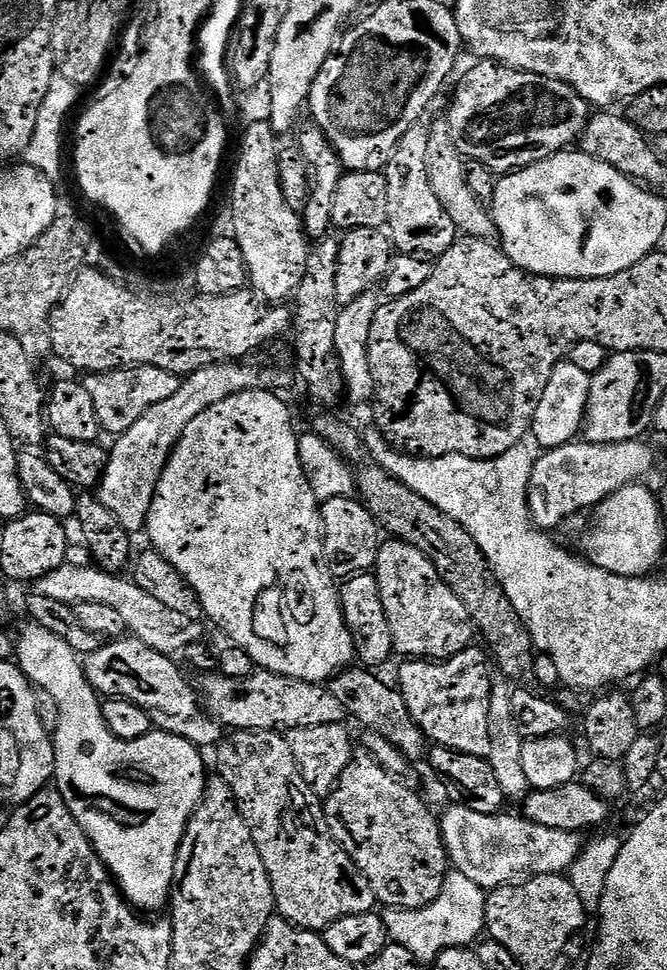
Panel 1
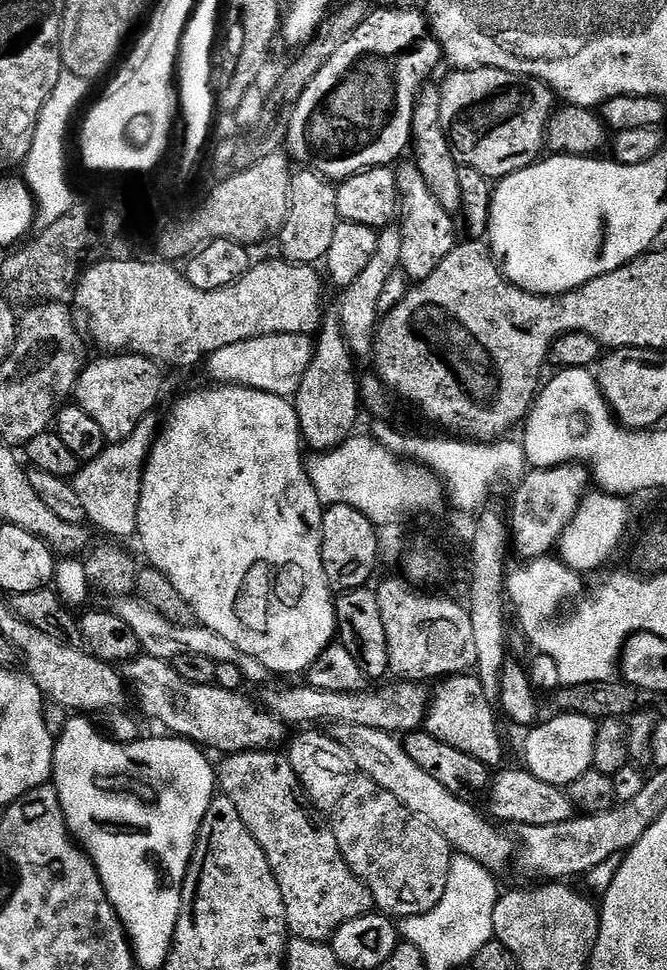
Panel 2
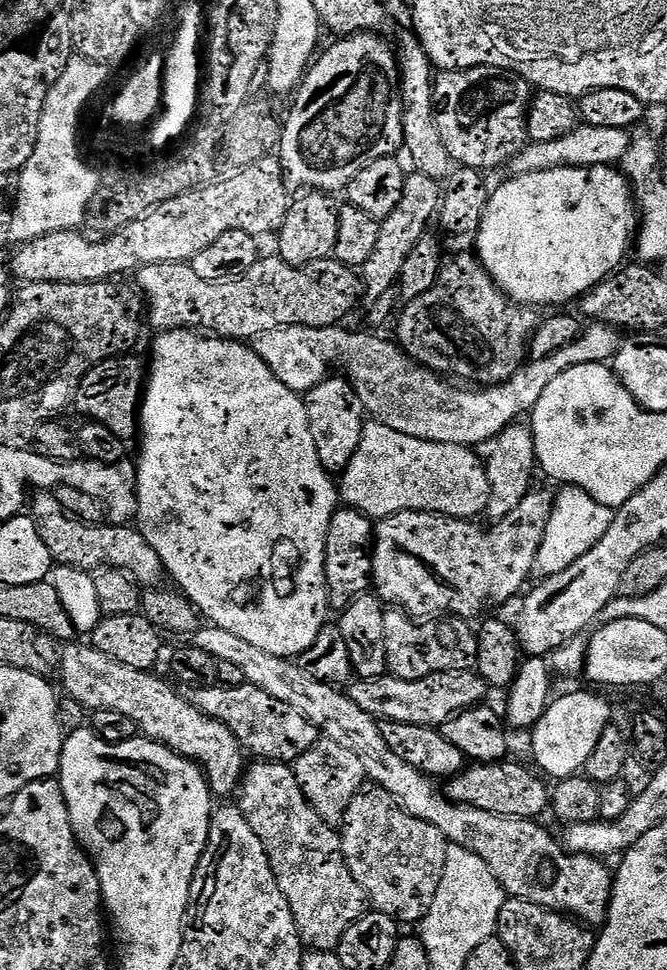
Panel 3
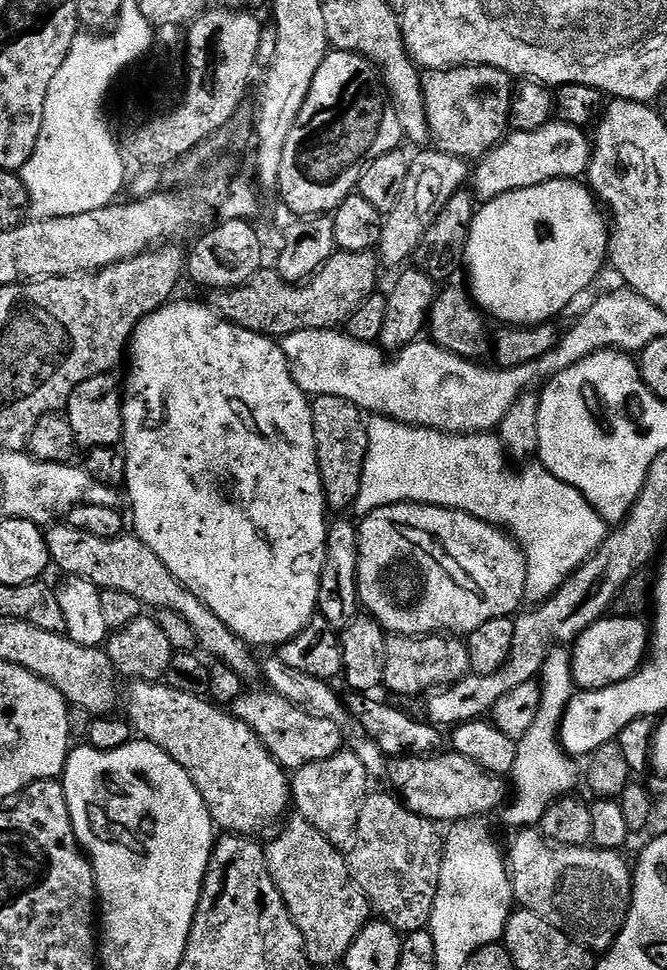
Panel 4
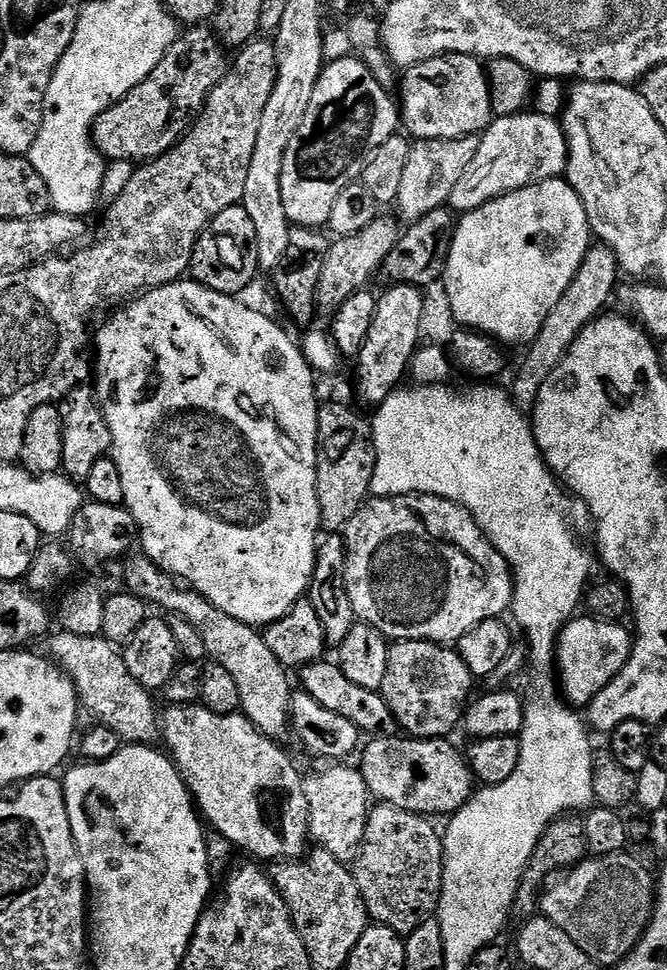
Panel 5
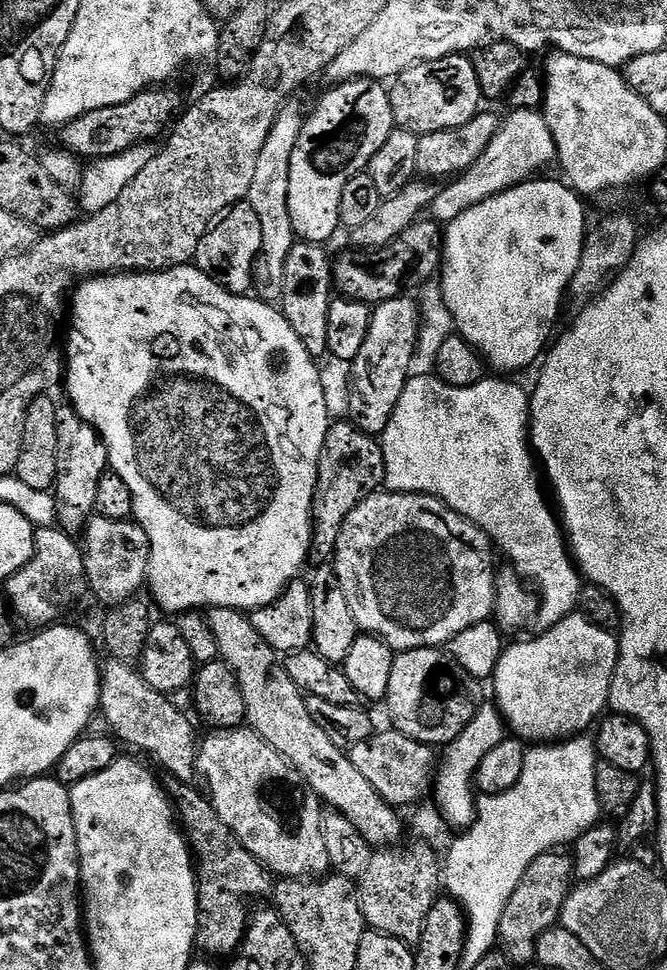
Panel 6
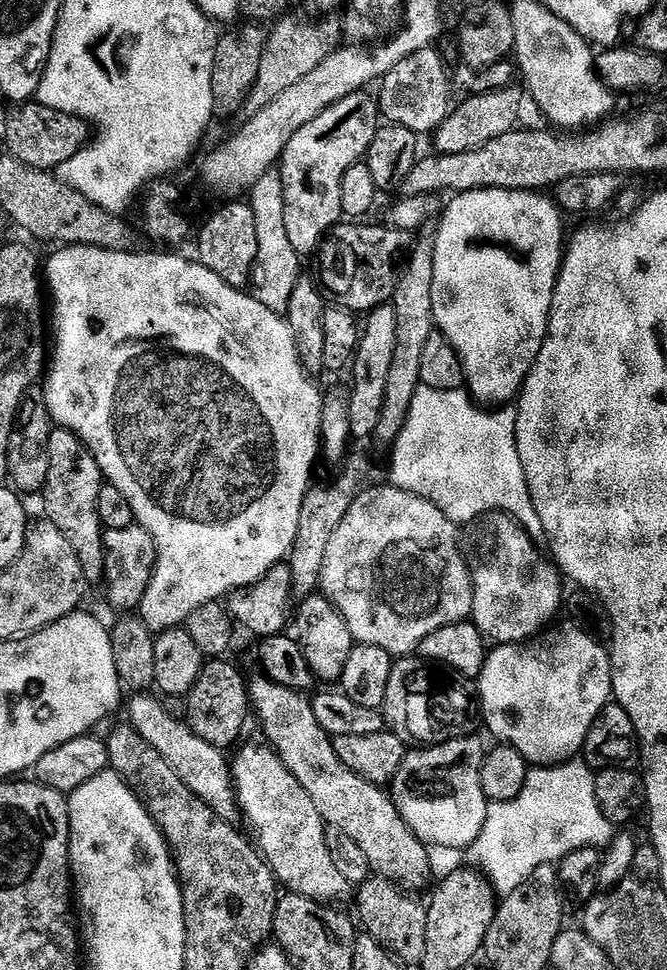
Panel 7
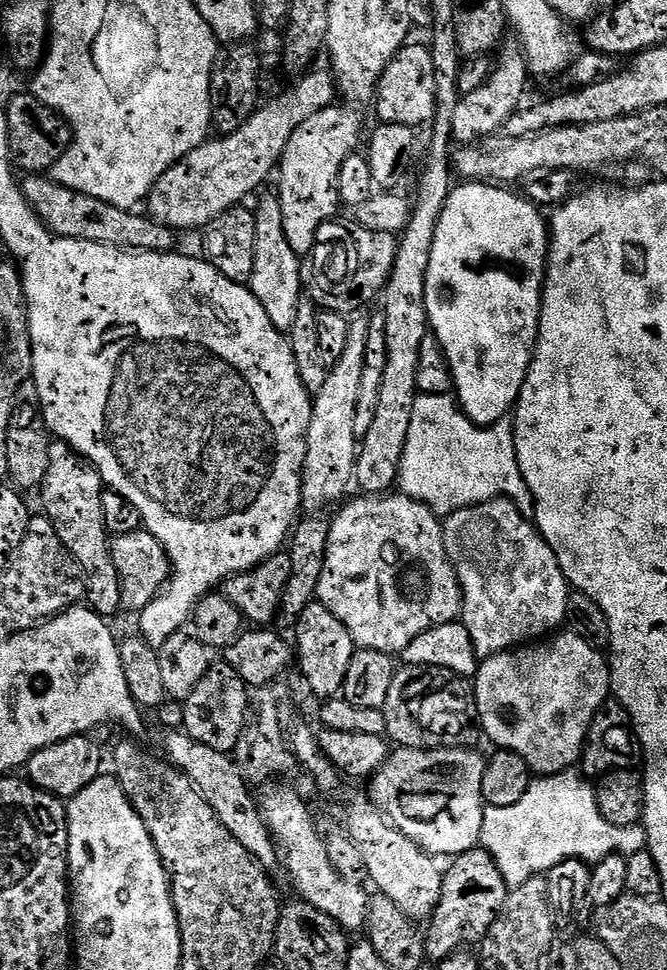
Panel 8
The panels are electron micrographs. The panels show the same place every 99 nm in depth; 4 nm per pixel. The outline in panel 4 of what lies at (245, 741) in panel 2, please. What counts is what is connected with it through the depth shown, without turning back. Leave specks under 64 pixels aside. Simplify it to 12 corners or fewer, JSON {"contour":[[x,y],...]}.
{"contour":[[271,690],[230,705],[286,770],[345,747],[341,725]]}

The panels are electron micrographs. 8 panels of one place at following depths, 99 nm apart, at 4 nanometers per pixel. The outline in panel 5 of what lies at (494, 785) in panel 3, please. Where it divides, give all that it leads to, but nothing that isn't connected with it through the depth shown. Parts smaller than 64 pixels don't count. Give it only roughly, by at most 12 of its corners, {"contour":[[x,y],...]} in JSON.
{"contour":[[448,738],[369,739],[380,804],[429,818],[466,806],[474,777]]}

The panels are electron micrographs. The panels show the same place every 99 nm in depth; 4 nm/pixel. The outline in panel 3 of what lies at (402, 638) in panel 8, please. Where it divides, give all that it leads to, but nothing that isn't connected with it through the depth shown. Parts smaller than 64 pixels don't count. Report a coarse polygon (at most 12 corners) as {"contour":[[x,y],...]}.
{"contour":[[554,503],[479,528],[379,521],[372,588],[413,618],[473,618],[525,591]]}

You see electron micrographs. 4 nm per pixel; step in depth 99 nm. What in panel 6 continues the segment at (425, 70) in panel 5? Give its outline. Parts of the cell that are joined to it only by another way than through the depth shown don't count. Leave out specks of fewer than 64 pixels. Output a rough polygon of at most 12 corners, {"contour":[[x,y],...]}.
{"contour":[[464,54],[391,81],[396,128],[461,128],[482,110]]}

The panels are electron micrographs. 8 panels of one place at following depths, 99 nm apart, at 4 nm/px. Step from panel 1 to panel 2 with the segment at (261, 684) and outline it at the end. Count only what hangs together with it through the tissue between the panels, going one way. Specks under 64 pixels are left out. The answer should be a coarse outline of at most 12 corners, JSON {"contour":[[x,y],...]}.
{"contour":[[420,682],[335,692],[265,687],[288,726],[357,724],[393,734],[428,716]]}

